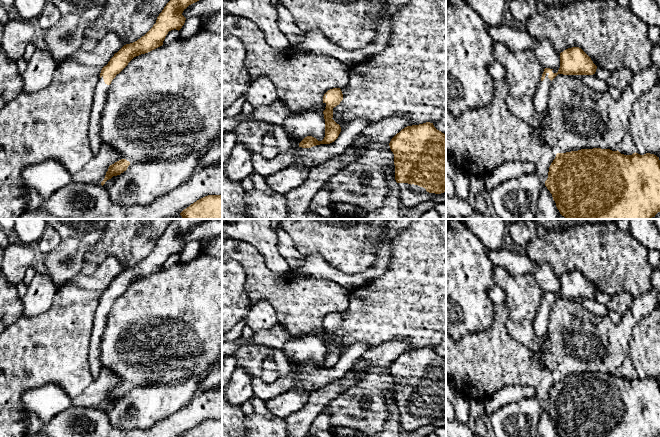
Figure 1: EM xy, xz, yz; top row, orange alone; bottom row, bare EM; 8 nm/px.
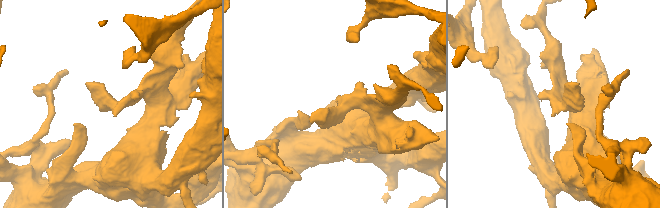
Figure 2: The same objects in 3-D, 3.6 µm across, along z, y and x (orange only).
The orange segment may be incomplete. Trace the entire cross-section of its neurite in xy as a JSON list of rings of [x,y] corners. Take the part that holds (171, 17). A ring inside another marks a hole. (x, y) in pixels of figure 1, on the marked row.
[[[170,0],[157,17],[153,27],[137,41],[124,45],[104,66],[100,73],[95,92],[89,120],[88,137],[91,149],[98,153],[102,143],[100,138],[100,119],[105,107],[107,93],[112,80],[136,56],[148,53],[163,45],[163,41],[171,30],[180,30],[186,18],[183,11],[199,0]]]

